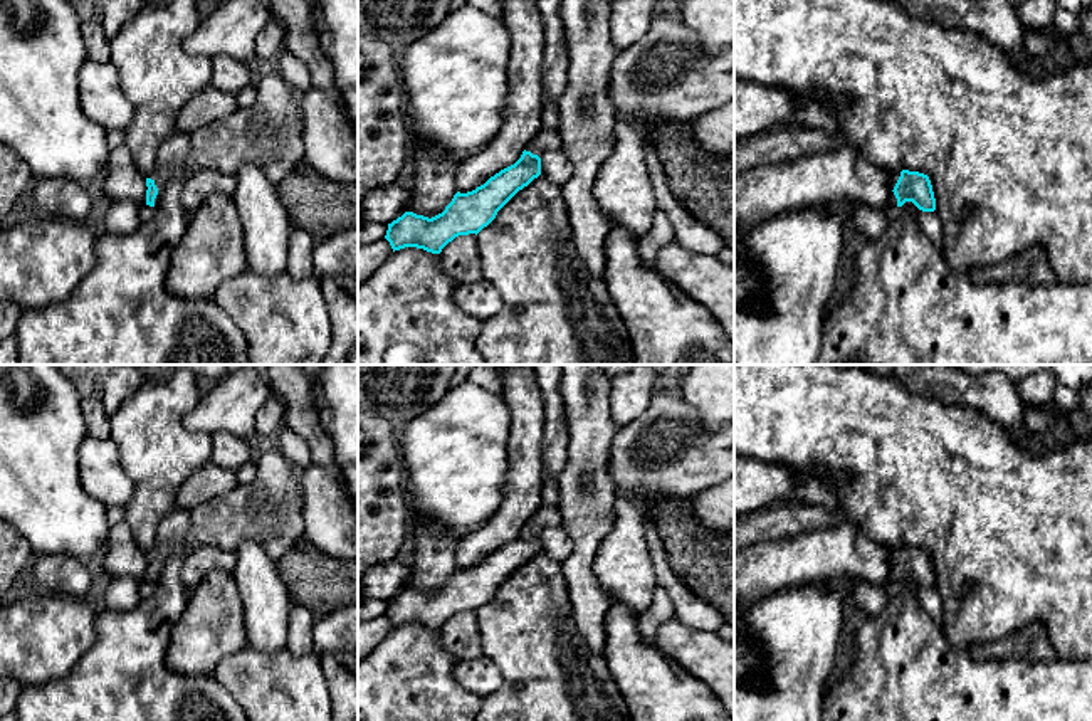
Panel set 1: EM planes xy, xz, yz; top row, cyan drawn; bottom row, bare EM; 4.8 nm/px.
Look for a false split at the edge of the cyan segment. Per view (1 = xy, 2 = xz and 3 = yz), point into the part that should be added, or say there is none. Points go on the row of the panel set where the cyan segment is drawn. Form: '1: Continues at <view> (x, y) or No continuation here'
1: Continues at xy (172, 157)
2: Continues at xz (546, 140)
3: Continues at yz (894, 175)

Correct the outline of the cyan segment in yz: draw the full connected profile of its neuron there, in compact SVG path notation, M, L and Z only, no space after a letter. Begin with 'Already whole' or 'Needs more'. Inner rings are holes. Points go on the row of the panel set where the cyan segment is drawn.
Needs more. M889 171L892 187L892 205L902 207L912 202L922 212L936 210L936 198L927 175L919 171Z

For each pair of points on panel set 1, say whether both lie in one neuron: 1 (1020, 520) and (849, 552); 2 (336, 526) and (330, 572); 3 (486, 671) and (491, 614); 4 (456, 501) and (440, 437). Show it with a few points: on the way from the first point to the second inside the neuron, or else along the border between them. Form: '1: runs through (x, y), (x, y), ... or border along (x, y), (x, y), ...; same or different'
1: border along (850, 521), (887, 548); different
2: border along (304, 535), (326, 555), (340, 560); different
3: border along (484, 654), (499, 671), (501, 684), (482, 696); different
4: runs through (456, 486), (454, 452); same

